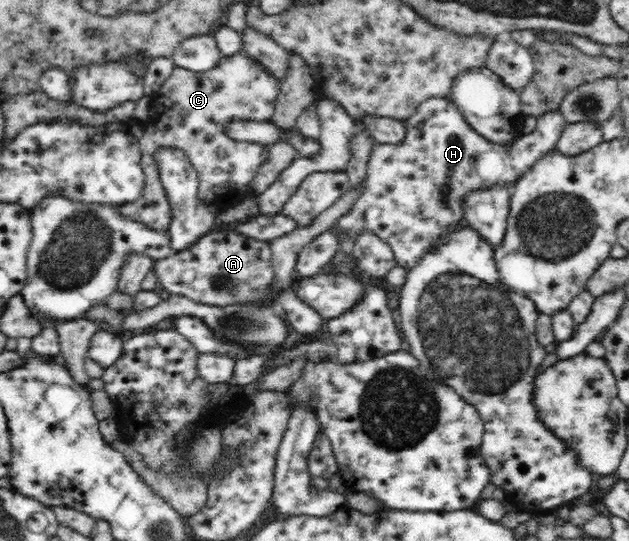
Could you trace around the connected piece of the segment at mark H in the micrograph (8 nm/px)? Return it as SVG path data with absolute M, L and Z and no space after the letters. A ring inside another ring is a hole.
M449 97L428 98L428 101L423 102L411 117L403 121L406 132L402 146L376 146L374 144L369 152L367 175L357 201L351 210L335 222L334 226L330 226L304 245L297 254L296 272L302 277L314 276L334 258L336 252L339 252L341 246L338 234L344 234L354 240L364 230L374 233L391 246L398 266L407 270L415 268L426 252L432 252L444 244L452 228L466 223L464 205L462 205L462 198L466 194L474 190L486 190L496 185L513 187L516 185L516 180L530 166L555 148L557 138L568 123L559 111L554 110L536 117L536 120L537 126L534 131L519 134L514 139L514 144L504 146L504 144L493 143L474 131Z

